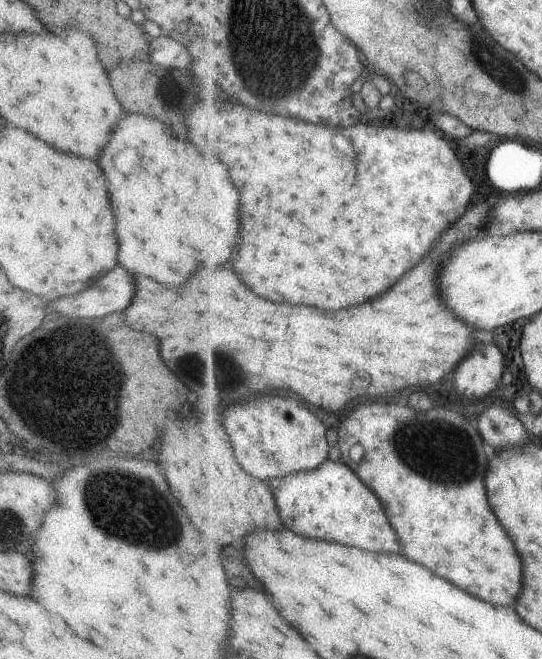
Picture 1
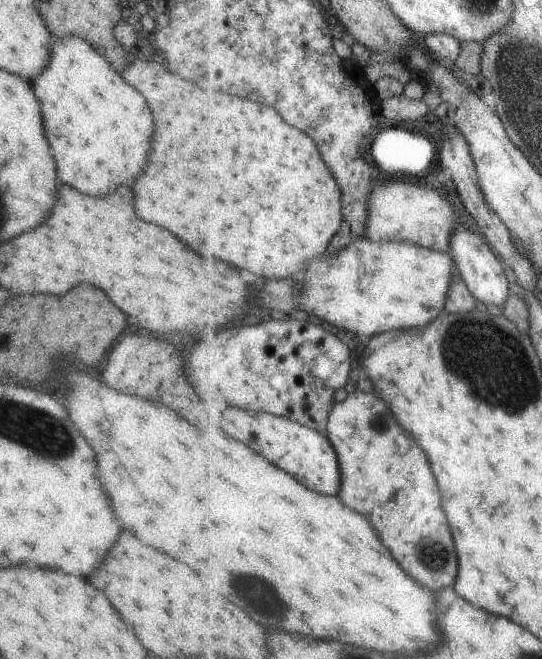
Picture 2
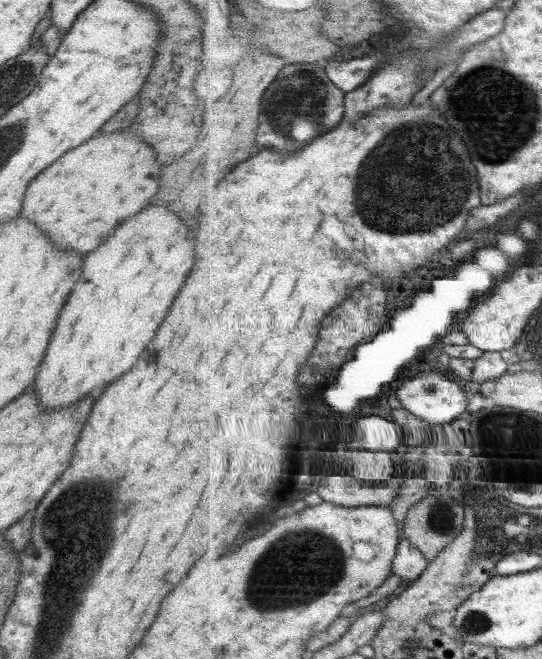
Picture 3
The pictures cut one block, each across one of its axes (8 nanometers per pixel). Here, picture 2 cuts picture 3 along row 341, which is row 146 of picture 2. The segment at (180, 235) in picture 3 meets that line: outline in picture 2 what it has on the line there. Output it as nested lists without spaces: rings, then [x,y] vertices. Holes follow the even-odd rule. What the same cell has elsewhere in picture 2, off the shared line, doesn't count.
[[[63,36],[63,38],[51,38],[51,60],[49,64],[37,74],[37,80],[31,78],[30,84],[33,88],[33,94],[41,106],[41,118],[43,121],[43,130],[45,130],[45,136],[49,140],[49,148],[51,148],[51,154],[55,158],[55,164],[57,164],[57,178],[63,182],[63,184],[69,184],[71,188],[75,188],[77,192],[81,194],[87,194],[87,196],[105,196],[109,192],[113,192],[119,184],[125,184],[129,180],[133,180],[137,174],[141,174],[145,162],[147,162],[147,154],[151,150],[151,136],[153,136],[153,120],[151,120],[151,112],[143,100],[143,96],[131,88],[121,76],[120,73],[115,72],[115,69],[107,62],[107,59],[100,55],[86,40],[77,36]]]

